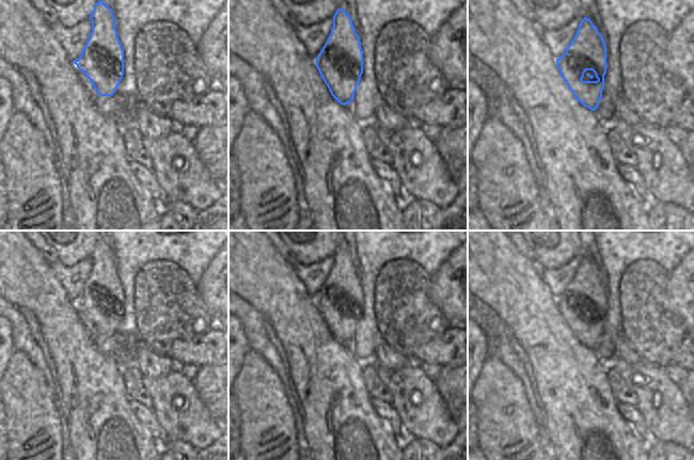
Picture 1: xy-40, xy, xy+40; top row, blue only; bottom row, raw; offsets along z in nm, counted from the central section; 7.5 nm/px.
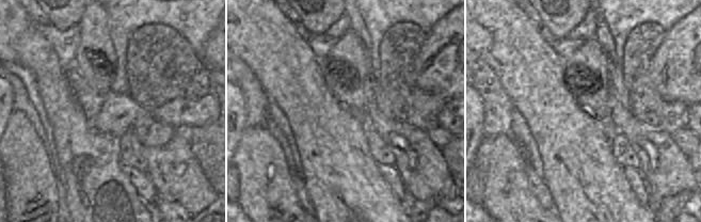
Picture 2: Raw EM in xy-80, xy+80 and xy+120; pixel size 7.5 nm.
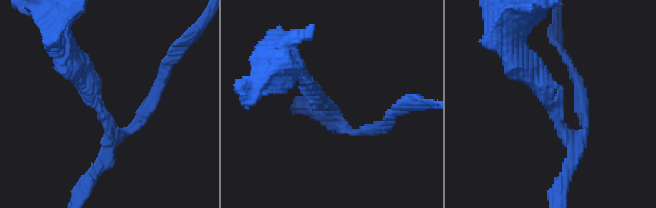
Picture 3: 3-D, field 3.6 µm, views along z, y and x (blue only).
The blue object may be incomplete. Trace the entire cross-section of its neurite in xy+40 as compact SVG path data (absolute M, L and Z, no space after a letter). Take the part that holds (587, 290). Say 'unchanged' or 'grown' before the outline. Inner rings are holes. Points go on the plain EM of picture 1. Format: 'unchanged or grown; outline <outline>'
grown; outline M584 256L566 291L556 298L559 313L577 339L595 350L606 313L606 284L596 265Z

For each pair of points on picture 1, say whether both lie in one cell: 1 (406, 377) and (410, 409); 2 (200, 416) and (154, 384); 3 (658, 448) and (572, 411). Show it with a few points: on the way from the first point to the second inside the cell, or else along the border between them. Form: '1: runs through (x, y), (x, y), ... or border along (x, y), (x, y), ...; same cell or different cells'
1: runs through (409, 384), (410, 401); same cell
2: runs through (187, 416), (171, 408), (167, 397); same cell
3: border along (646, 438), (647, 448); different cells

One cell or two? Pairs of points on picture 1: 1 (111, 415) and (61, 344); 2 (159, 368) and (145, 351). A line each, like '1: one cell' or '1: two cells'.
1: one cell
2: one cell

